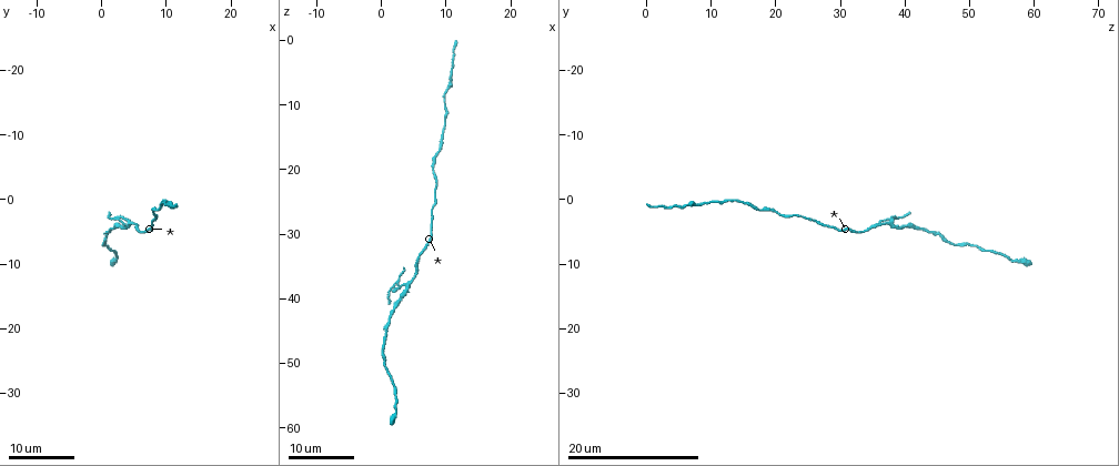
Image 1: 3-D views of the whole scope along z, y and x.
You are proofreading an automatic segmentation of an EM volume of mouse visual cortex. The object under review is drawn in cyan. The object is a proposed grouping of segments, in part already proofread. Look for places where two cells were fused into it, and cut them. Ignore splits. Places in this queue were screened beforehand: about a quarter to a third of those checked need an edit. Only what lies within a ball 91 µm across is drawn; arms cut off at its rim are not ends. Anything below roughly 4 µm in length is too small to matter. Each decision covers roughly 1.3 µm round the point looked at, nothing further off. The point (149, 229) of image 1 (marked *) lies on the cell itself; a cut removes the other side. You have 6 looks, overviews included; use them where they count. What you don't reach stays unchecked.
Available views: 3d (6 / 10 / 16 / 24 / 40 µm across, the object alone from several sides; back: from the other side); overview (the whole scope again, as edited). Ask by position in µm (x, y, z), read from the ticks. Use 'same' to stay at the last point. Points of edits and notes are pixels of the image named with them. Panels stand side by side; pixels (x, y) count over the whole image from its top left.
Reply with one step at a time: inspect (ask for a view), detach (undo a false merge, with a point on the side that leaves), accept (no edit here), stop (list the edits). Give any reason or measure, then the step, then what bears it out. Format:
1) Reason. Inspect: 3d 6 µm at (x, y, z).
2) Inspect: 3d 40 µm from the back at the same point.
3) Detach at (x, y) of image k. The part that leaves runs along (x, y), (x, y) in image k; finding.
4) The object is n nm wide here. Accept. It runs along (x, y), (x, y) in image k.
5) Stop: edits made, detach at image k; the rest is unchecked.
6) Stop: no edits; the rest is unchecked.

Arms part here. Inspect: 3d 16 µm at (4.0, 3.5, 38.0).

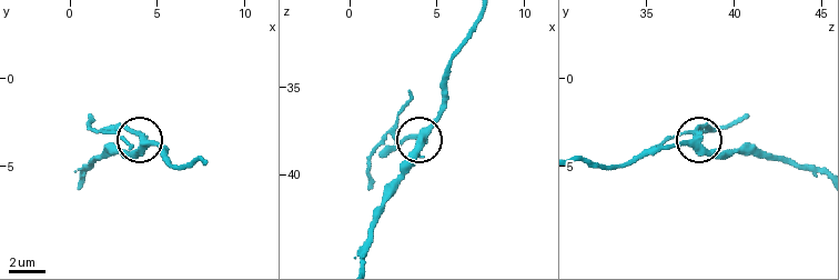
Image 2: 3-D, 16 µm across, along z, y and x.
Inspect: 3d 6 µm at (4.3, 3.6, 38.0).

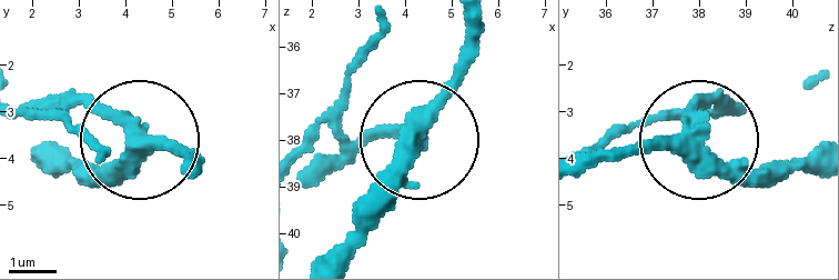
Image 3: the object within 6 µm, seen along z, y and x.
The object is 350 nm wide here. Accept. Continuous, no second cell.

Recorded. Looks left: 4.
Inspect: 3d 16 µm at (0.5, 7.0, 48.0).

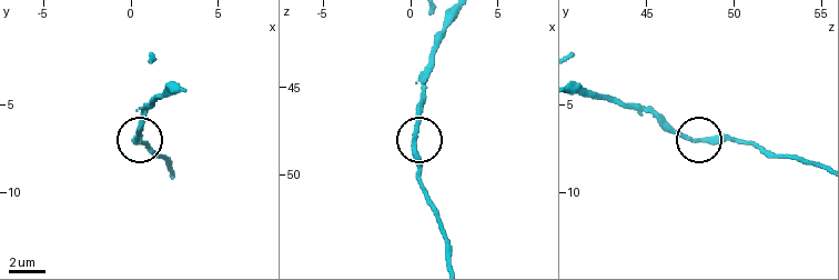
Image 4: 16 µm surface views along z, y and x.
Inspect: 3d 6 µm at (0.2, 7.1, 47.7).

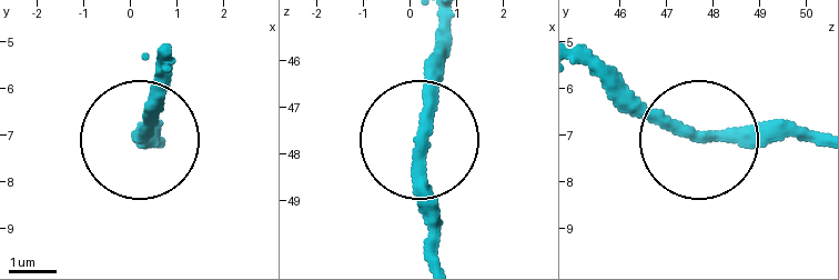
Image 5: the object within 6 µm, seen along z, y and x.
Accept. It runs along (445, 22), (422, 153), (434, 261) in image 5; all the same cell.

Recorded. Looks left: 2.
Thick turns thin. Inspect: 3d 16 µm at (11.0, 1.0, 6.0).

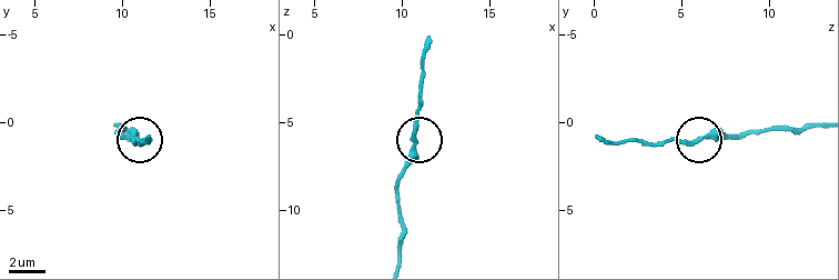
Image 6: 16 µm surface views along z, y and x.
Closer look. Inspect: 3d 6 µm at (10.7, 1.0, 5.7).

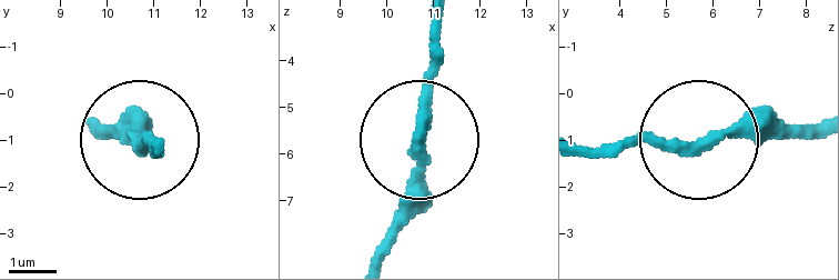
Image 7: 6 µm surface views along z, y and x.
Accept. It runs along (809, 124), (583, 152) in image 7; all the same cell.

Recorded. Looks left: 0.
Stop: no edits; the rest is unchecked.

